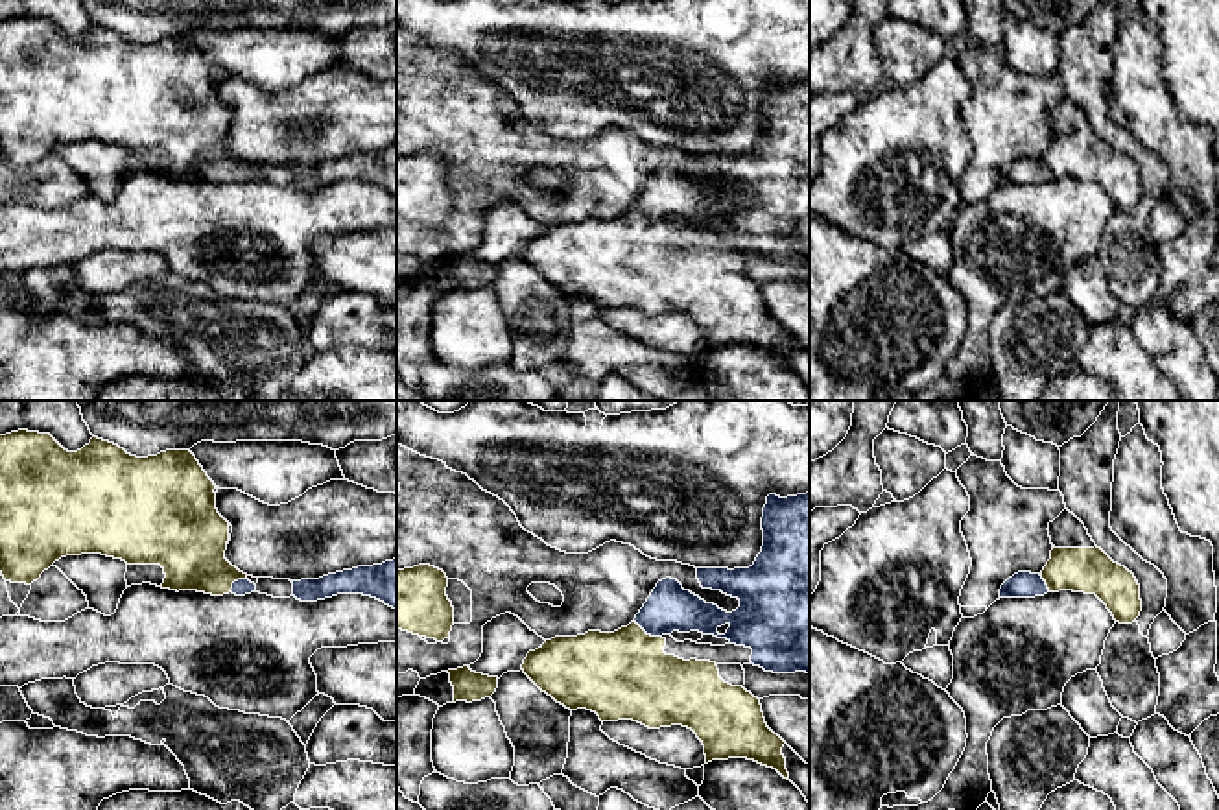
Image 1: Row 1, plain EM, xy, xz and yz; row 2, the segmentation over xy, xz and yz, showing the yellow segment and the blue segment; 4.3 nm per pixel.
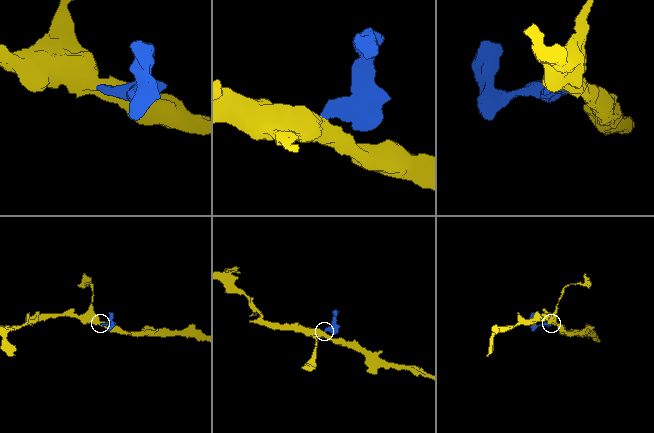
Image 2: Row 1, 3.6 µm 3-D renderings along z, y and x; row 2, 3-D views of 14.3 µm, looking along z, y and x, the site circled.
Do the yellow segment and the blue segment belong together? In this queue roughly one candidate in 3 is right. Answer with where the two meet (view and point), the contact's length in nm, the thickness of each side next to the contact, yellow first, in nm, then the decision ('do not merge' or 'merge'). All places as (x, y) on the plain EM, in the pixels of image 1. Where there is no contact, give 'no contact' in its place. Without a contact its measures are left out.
xz (646, 220) | 140 nm | 380/200 nm | merge

